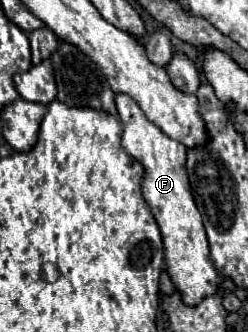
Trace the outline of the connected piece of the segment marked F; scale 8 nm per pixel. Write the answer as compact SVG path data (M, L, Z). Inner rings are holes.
M118 93L116 107L118 107L120 123L124 127L122 147L130 157L134 157L144 167L142 195L150 205L152 215L162 233L162 241L166 249L166 269L172 277L174 287L180 289L180 293L184 293L184 301L188 301L188 305L196 305L200 297L206 297L208 293L216 293L216 285L220 285L220 275L210 261L210 249L202 225L202 215L190 193L188 175L184 169L186 147L180 141L170 139L160 127L148 121L144 111L138 107L138 103L132 97Z

